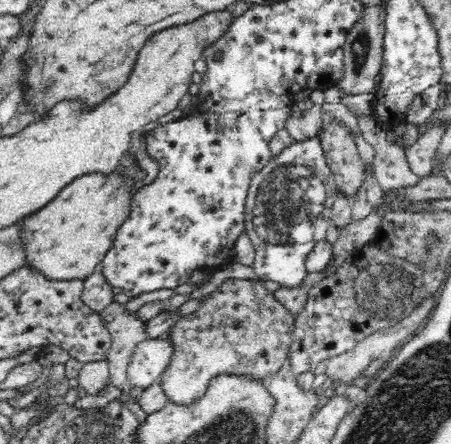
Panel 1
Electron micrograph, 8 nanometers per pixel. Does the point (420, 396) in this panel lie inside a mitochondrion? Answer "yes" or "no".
yes

